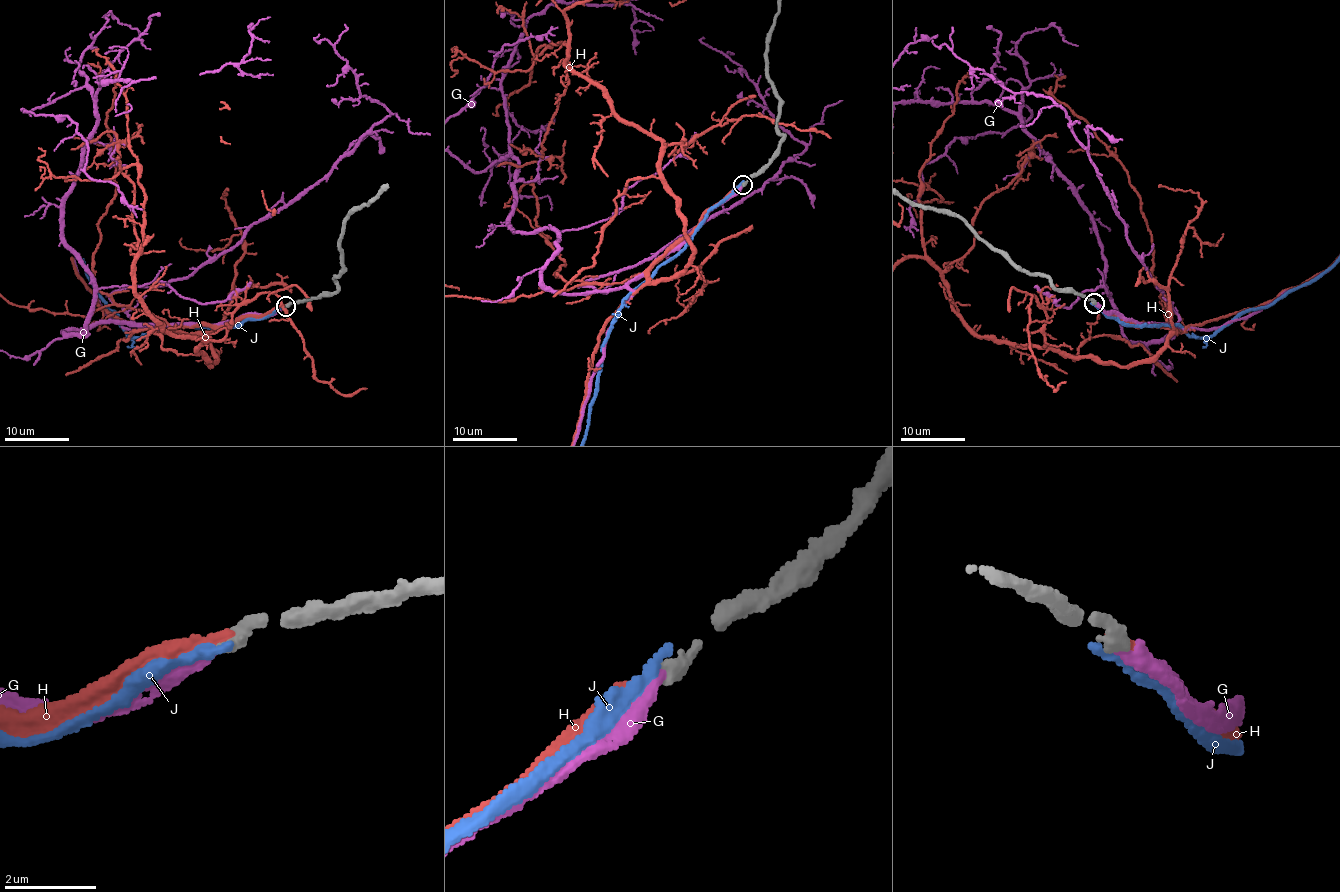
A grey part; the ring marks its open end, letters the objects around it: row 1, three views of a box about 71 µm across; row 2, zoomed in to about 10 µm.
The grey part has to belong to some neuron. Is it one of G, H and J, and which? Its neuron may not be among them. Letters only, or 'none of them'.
G

